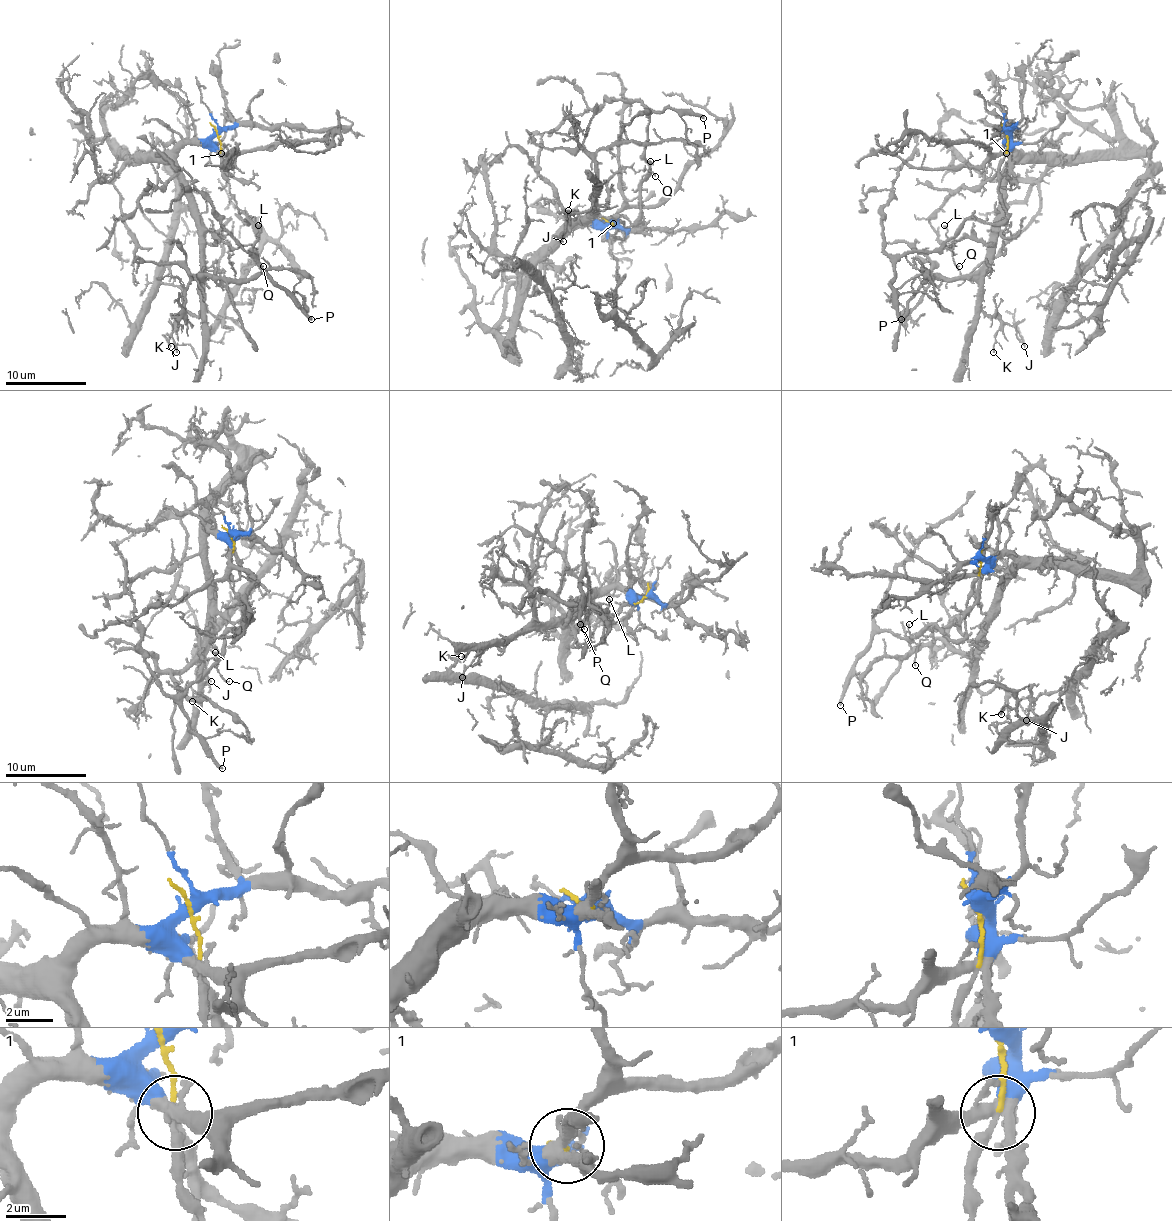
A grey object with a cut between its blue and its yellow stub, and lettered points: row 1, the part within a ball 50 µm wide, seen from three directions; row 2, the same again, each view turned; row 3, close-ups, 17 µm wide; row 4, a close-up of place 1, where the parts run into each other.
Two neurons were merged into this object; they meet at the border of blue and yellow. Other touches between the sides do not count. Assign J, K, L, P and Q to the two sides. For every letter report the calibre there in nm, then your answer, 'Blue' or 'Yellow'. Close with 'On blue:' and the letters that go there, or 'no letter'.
J: Thickness 110 nm. Blue
K: Thickness 110 nm. Blue
L: Thickness 110 nm. Yellow
P: Thickness 280 nm. Yellow
Q: Thickness 130 nm. Blue
On blue: J, K, Q

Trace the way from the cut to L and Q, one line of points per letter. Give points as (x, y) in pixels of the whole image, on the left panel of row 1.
L: (217, 132), (223, 178), (229, 185), (239, 217), (247, 223), (247, 219), (257, 237), (261, 229), (257, 225)
Q: (219, 132), (191, 138), (176, 154), (191, 217), (211, 243), (215, 237), (231, 247), (249, 245), (263, 265)

